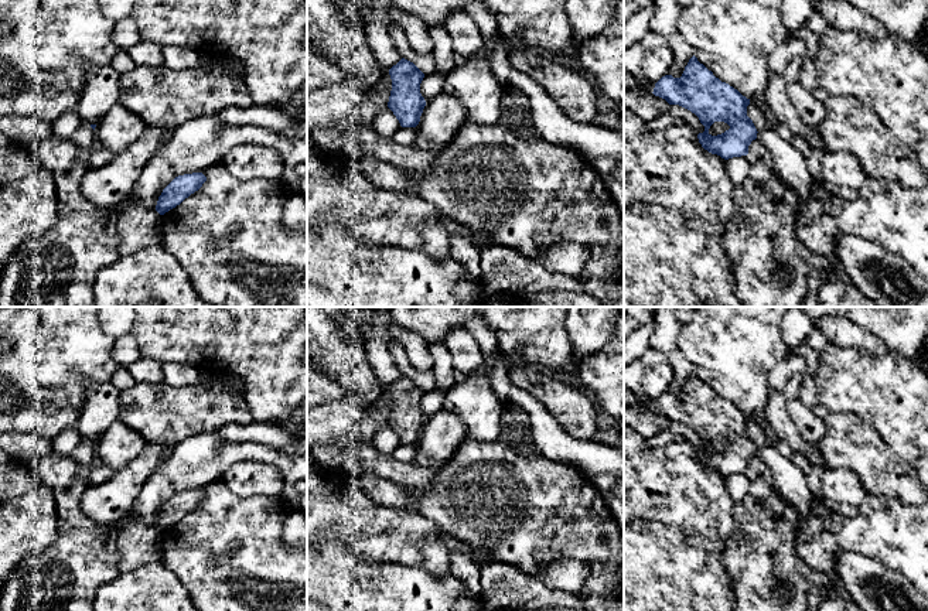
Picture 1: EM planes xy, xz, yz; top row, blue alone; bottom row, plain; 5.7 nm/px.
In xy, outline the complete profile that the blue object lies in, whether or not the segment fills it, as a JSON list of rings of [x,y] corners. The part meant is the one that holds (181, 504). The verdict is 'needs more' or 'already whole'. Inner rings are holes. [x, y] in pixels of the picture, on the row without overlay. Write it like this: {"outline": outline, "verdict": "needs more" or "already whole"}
{"outline": [[[192,489],[175,494],[158,513],[156,528],[164,532],[170,526],[180,522],[185,515],[198,508],[207,494],[202,489]]], "verdict": "already whole"}

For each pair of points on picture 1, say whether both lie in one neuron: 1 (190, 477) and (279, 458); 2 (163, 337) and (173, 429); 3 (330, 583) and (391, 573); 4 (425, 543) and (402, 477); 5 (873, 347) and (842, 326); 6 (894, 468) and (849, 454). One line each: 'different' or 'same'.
1: same
2: different
3: same
4: different
5: same
6: same

